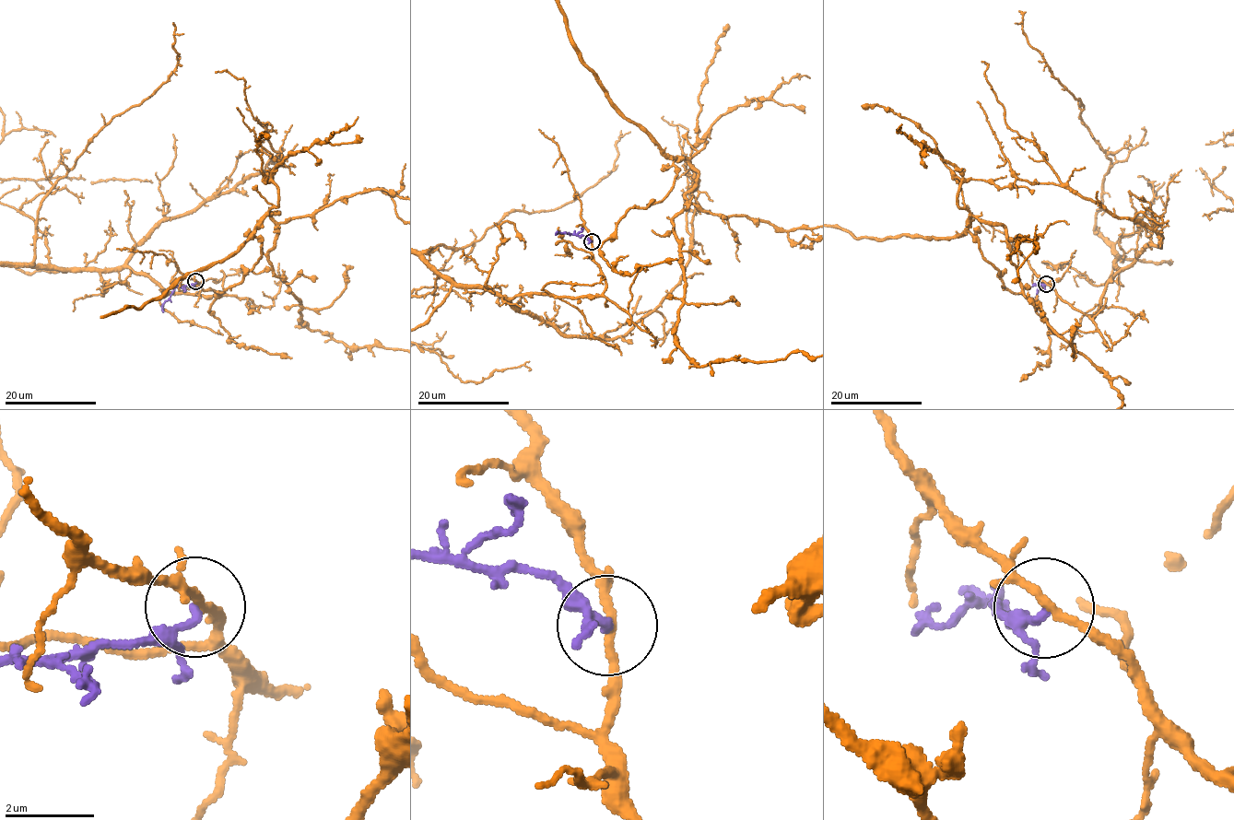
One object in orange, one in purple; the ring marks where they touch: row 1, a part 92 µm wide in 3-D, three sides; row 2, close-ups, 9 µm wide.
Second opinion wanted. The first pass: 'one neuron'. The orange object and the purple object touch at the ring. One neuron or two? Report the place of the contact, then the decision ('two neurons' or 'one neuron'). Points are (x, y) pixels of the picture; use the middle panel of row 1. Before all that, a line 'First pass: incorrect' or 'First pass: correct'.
First pass: incorrect
at (592, 241); two neurons

